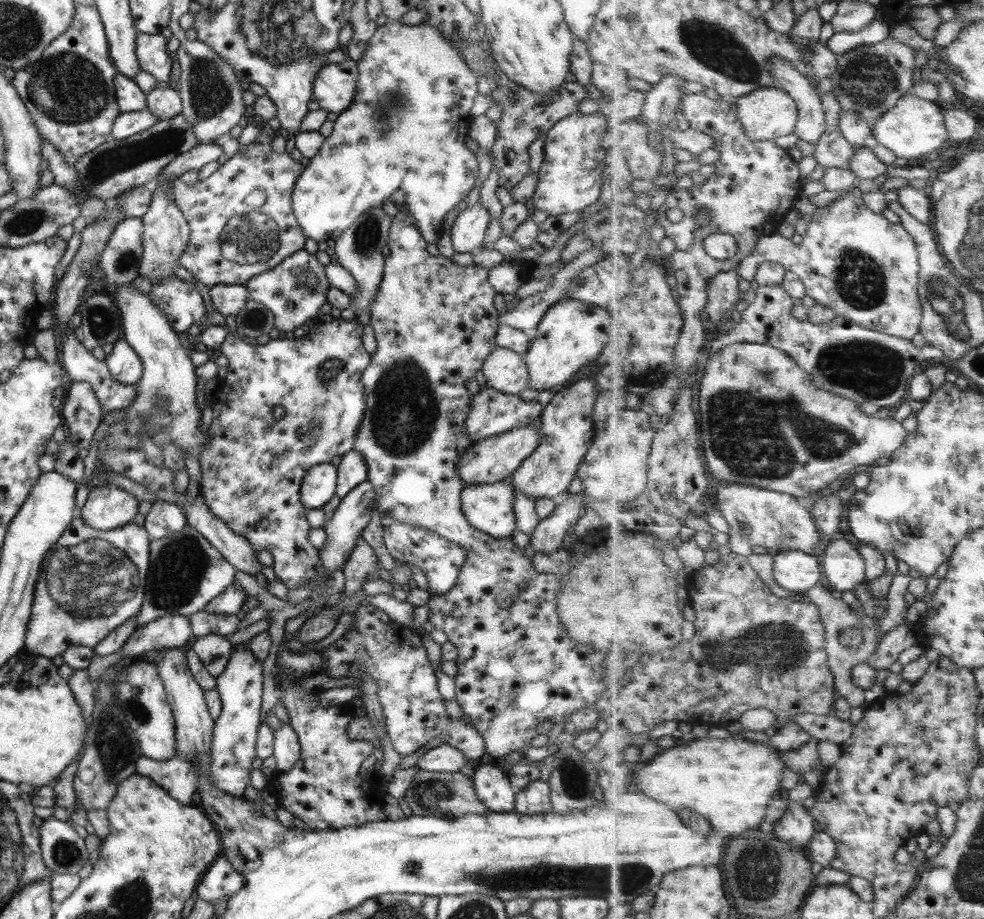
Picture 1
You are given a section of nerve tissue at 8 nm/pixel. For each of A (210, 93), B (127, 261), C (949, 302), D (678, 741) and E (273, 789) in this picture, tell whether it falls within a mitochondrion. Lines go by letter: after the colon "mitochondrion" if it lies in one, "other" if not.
A: mitochondrion
B: mitochondrion
C: mitochondrion
D: other
E: other

